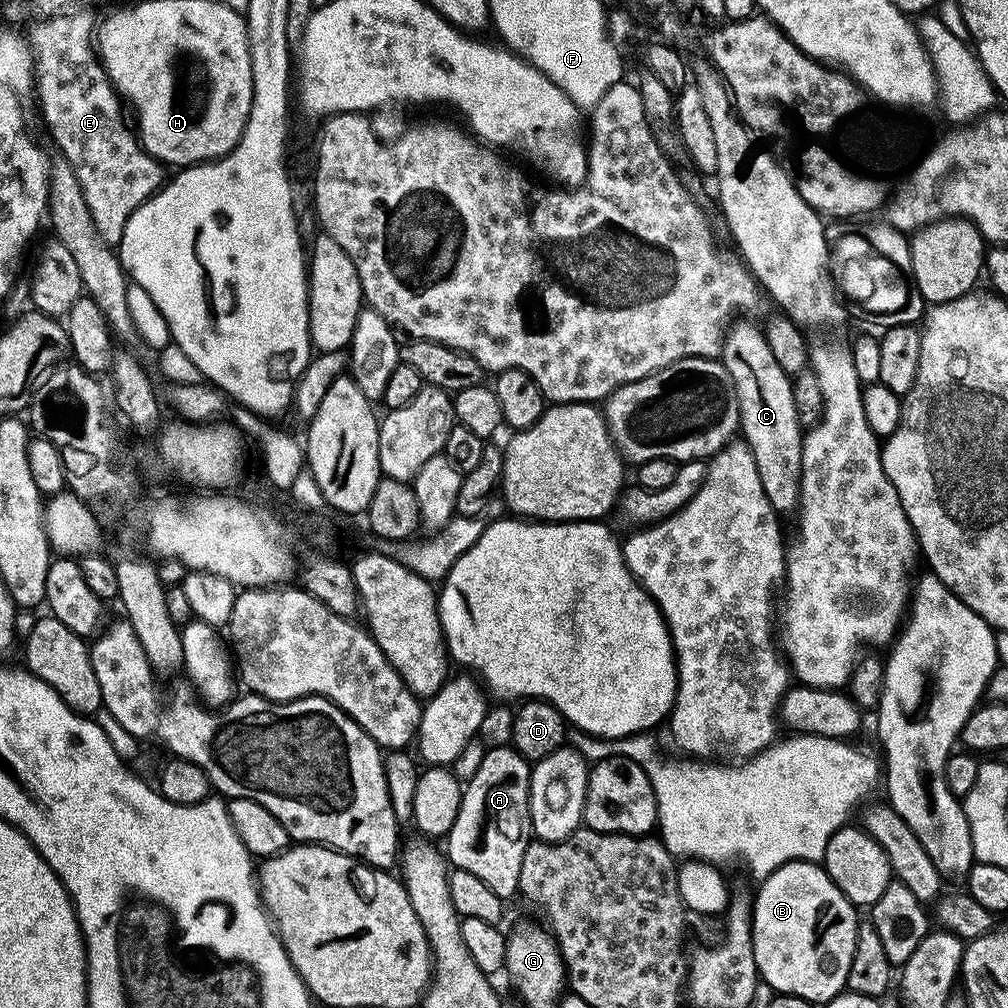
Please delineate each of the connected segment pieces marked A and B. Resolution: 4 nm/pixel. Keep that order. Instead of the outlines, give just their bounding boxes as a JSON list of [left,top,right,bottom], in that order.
[[446,748,533,901],[752,863,861,1006]]

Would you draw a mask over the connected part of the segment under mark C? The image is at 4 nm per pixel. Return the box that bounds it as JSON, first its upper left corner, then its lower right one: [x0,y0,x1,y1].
[720,321,804,515]

